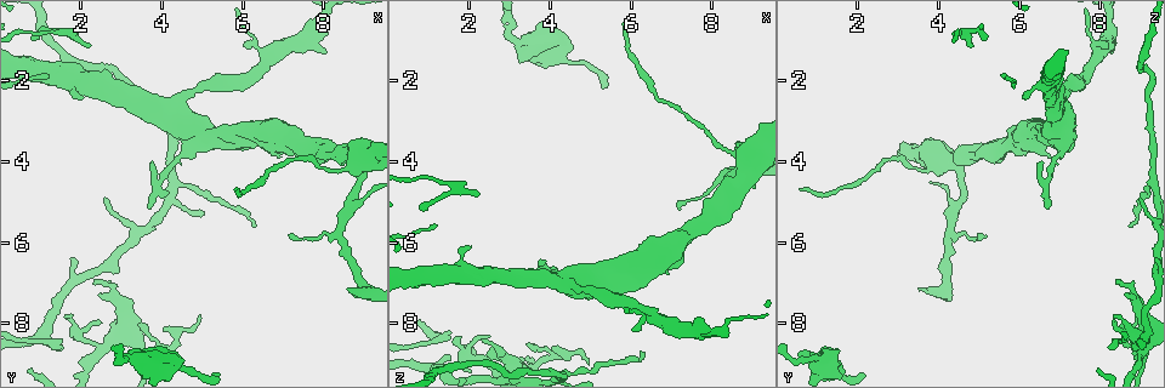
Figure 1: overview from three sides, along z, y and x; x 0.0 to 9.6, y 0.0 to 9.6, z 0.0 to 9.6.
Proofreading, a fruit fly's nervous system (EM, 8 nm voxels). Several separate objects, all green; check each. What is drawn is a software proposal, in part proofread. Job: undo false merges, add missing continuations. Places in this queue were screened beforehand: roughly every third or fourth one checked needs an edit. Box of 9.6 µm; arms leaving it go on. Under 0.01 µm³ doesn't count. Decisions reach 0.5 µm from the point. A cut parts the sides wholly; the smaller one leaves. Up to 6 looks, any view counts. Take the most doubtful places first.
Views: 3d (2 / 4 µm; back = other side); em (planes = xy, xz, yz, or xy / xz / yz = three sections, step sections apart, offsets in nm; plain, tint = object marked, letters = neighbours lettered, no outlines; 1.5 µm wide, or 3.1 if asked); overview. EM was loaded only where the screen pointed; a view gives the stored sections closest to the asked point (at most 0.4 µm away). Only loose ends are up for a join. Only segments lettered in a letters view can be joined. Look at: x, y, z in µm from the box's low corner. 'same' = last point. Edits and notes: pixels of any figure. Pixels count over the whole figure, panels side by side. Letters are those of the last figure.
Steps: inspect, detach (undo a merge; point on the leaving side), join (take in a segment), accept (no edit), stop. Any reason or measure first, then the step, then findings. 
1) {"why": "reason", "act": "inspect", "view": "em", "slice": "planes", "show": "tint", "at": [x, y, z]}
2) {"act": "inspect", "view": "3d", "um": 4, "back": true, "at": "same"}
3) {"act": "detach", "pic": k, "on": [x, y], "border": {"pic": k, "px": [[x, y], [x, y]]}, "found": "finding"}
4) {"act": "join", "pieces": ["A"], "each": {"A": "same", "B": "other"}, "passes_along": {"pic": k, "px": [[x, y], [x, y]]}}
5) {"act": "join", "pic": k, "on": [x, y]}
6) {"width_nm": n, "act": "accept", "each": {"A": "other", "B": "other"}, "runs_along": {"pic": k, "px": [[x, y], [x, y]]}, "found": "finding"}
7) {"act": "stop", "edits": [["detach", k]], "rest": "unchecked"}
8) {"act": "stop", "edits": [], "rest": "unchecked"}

{"why": "thin end", "act": "inspect", "view": "em", "slice": "xz", "step": 8, "show": "tint", "at": [4.90, 7.85, 8.95]}

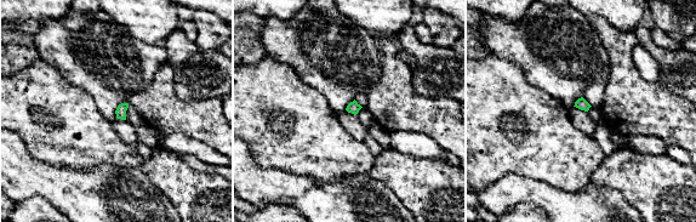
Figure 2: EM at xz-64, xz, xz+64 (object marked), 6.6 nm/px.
{"why": "another direction", "act": "inspect", "view": "em", "slice": "planes", "show": "letters", "at": "same"}

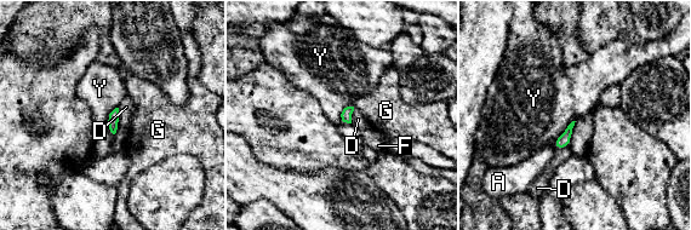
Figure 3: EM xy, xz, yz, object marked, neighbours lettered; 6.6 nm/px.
{"width_nm": 70, "longest_contact_nm": ["Y", 200], "act": "accept", "each": {"A": "other", "D": "other", "F": "other", "G": "other", "Y": "other"}, "found": "no lettered segment goes on from it"}

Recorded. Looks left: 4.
{"why": "branch stops here", "act": "inspect", "view": "3d", "um": 4, "at": [8.60, 7.10, 3.55]}

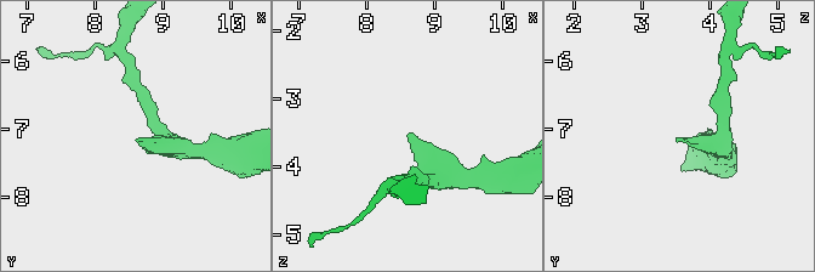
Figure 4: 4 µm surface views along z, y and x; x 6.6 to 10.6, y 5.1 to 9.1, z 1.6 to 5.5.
{"act": "inspect", "view": "em", "slice": "planes", "show": "letters", "at": [8.60, 7.15, 3.50]}

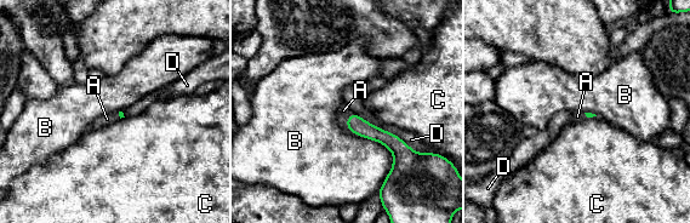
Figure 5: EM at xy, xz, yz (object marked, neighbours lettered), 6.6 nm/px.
{"act": "join", "pieces": ["A"], "each": {"A": "same", "B": "other", "C": "other", "D": "other"}, "passes_along": {"pic": 5, "px": [[355, 124], [349, 116], [343, 110]]}, "found": "it goes on there"}

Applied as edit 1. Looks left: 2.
{"why": "tapers out", "act": "inspect", "view": "em", "slice": "xz", "step": 8, "show": "tint", "at": [2.60, 4.95, 9.00]}

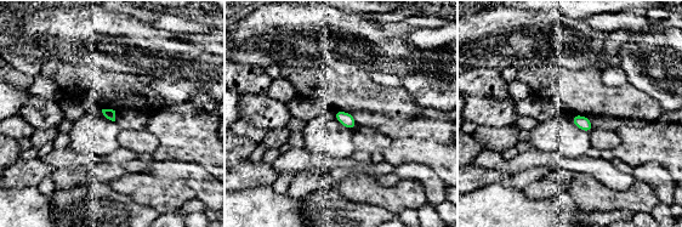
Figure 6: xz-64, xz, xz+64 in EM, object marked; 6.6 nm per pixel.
{"act": "inspect", "view": "em", "slice": "xz", "step": 8, "show": "letters", "at": "same"}

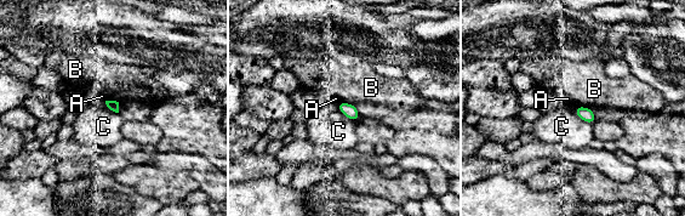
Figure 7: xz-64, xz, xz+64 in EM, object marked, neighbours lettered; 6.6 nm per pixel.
{"longest_contact_nm": ["C", 200], "act": "accept", "each": {"A": "other", "B": "other", "C": "other"}, "border": {"pic": 7, "px": [[336, 102], [337, 108], [357, 123]]}, "found": "no lettered segment goes on from it"}

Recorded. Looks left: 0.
{"act": "stop", "edits": [["join", 5]], "rest": "unchecked"}

